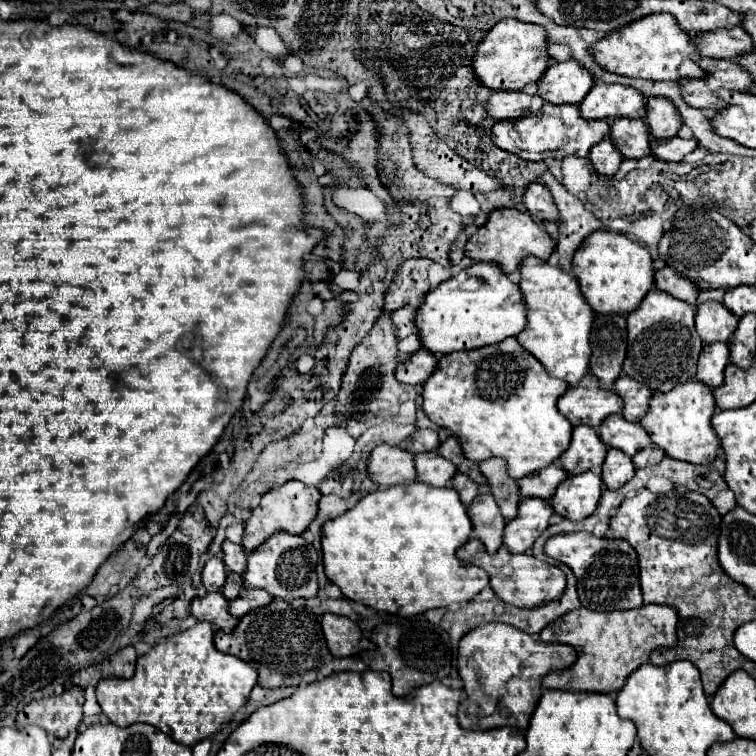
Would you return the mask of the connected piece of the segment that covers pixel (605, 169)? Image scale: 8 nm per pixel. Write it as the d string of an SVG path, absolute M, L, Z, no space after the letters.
M602 139L598 145L594 145L590 149L590 155L588 159L592 161L594 169L600 173L600 175L614 175L618 169L620 169L620 163L622 163L622 155L620 151L612 145L610 139Z

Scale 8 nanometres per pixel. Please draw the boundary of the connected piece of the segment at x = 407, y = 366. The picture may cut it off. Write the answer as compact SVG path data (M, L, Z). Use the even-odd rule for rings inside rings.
M418 349L406 363L398 365L396 369L396 379L408 385L416 385L416 383L424 383L428 379L428 375L434 373L438 365L438 357L428 351L428 349Z

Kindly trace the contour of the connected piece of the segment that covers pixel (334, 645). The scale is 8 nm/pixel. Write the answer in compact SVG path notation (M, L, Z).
M334 613L322 615L322 631L324 631L324 637L326 637L328 649L330 649L330 653L335 658L354 655L357 650L356 646L359 644L360 639L362 639L362 631L354 621L350 621L348 617L342 617L342 615L334 615Z

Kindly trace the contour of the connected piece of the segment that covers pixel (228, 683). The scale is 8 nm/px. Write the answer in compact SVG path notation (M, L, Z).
M196 623L192 629L168 637L138 657L132 679L112 677L100 681L96 697L102 713L118 727L150 723L174 741L192 747L216 733L248 703L256 681L256 669L214 647L214 629L210 623Z

